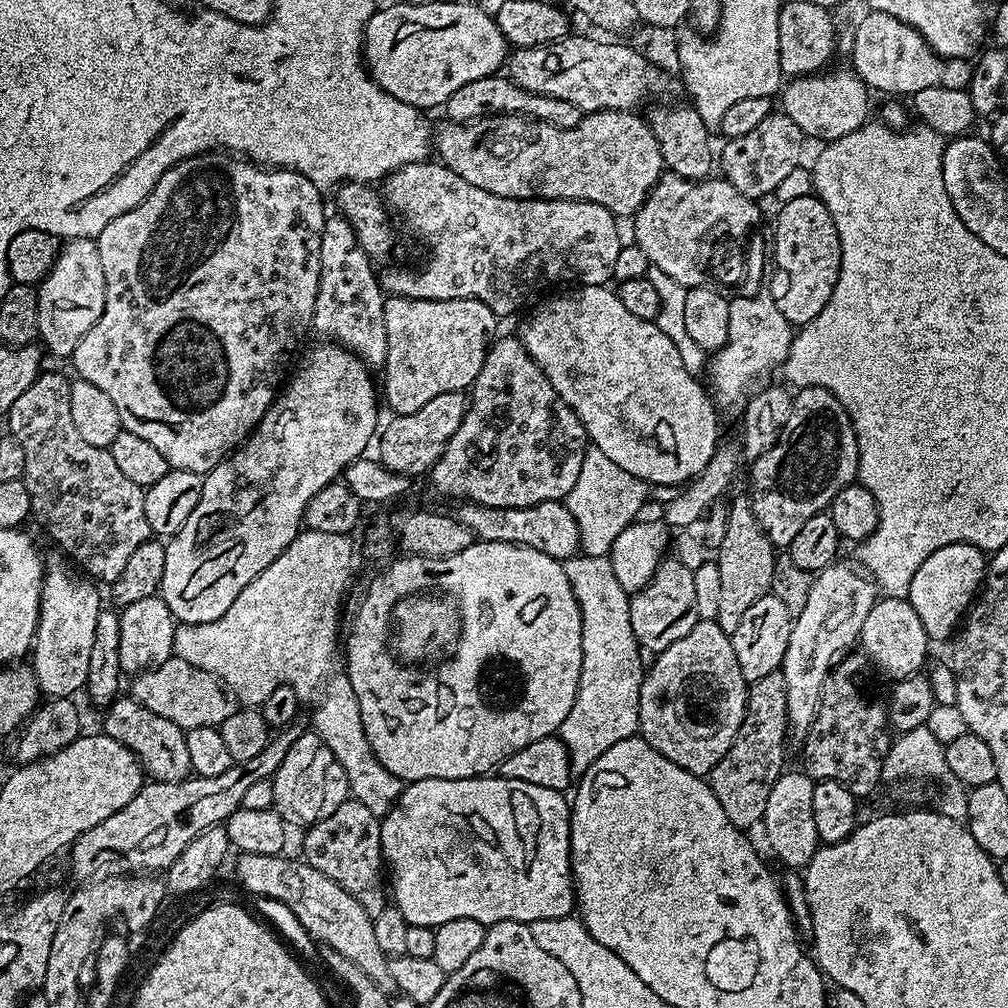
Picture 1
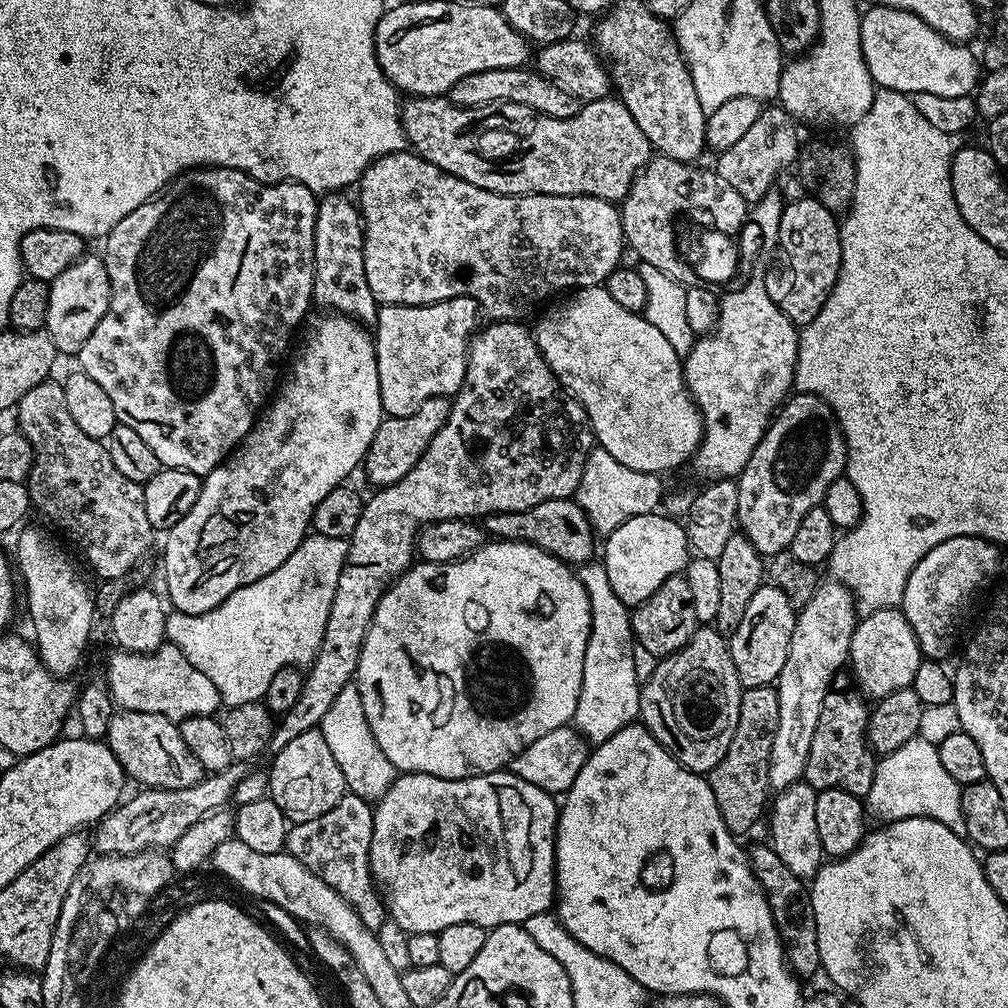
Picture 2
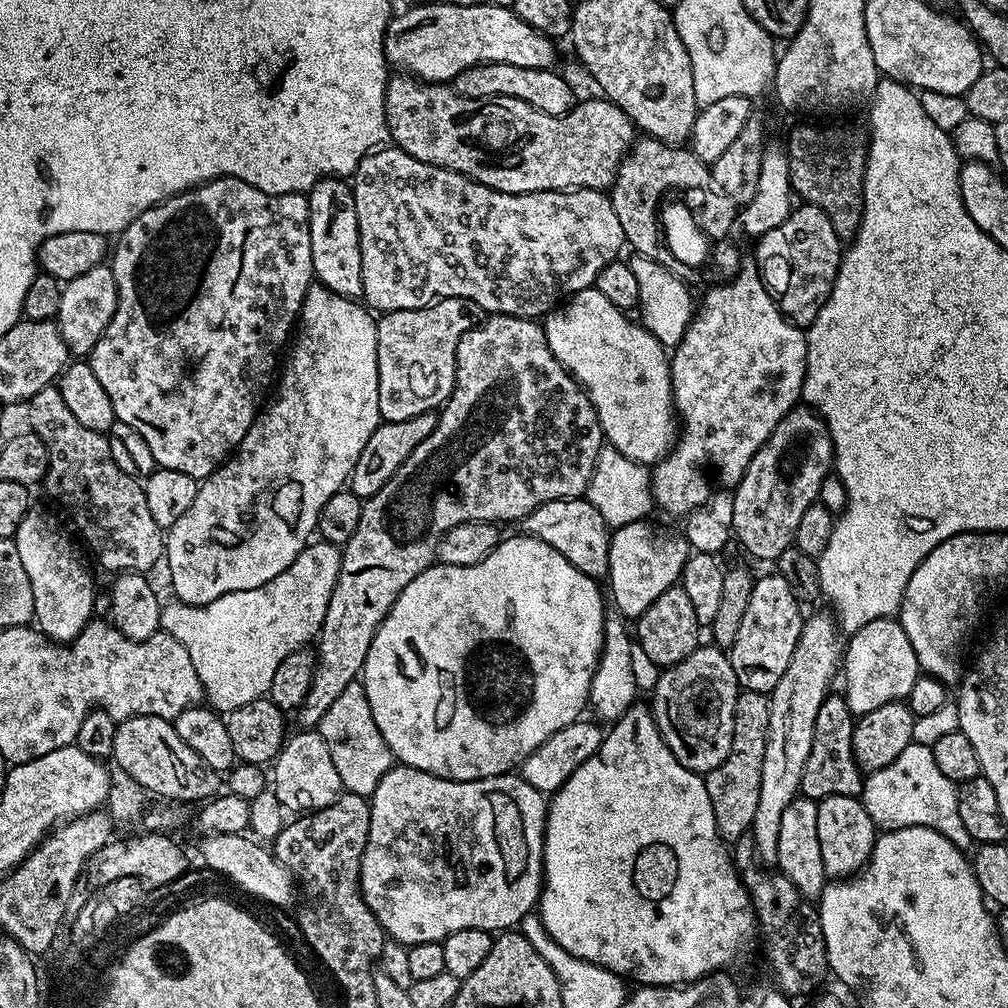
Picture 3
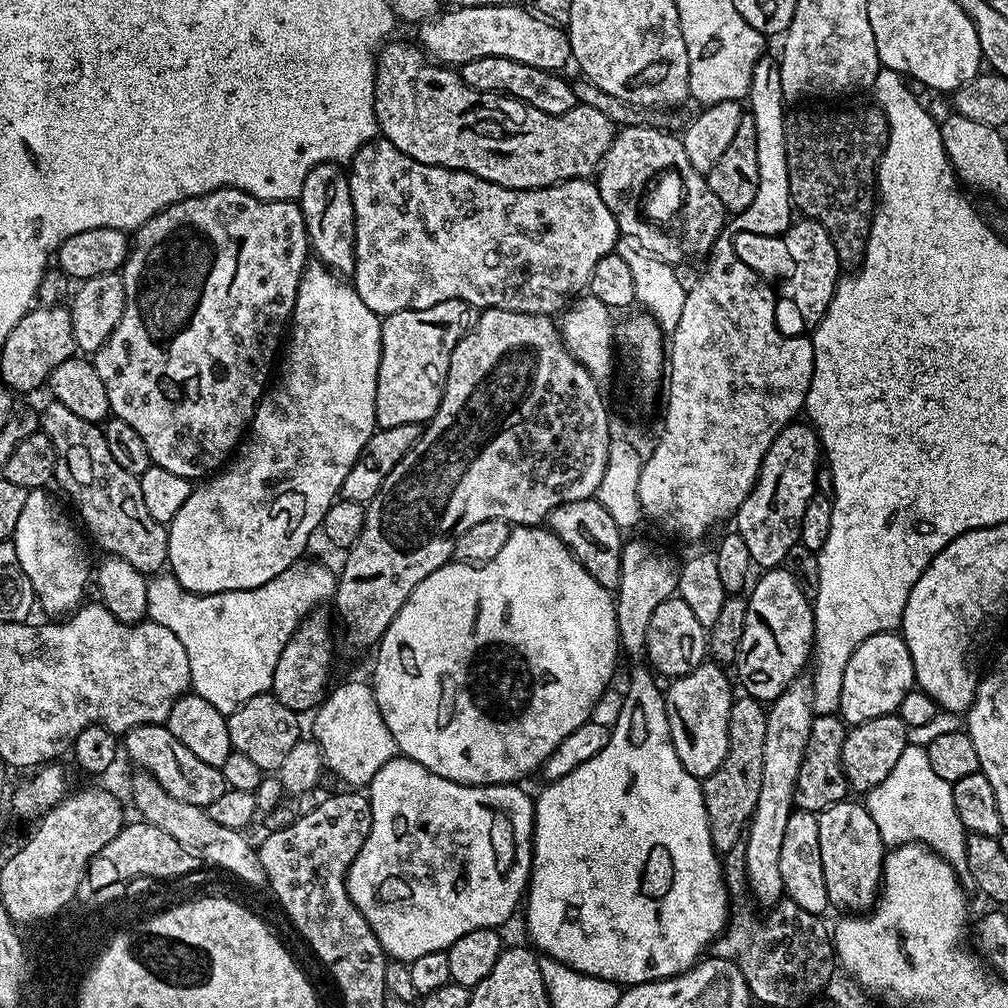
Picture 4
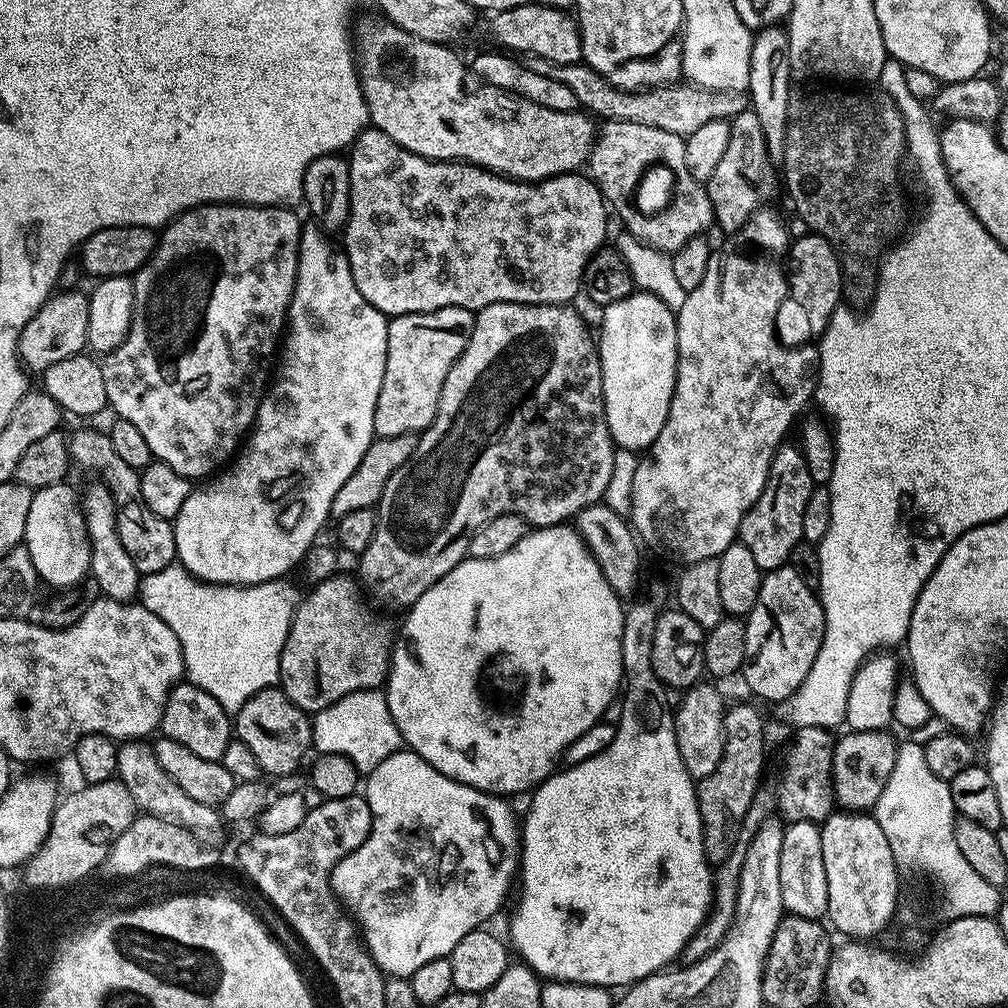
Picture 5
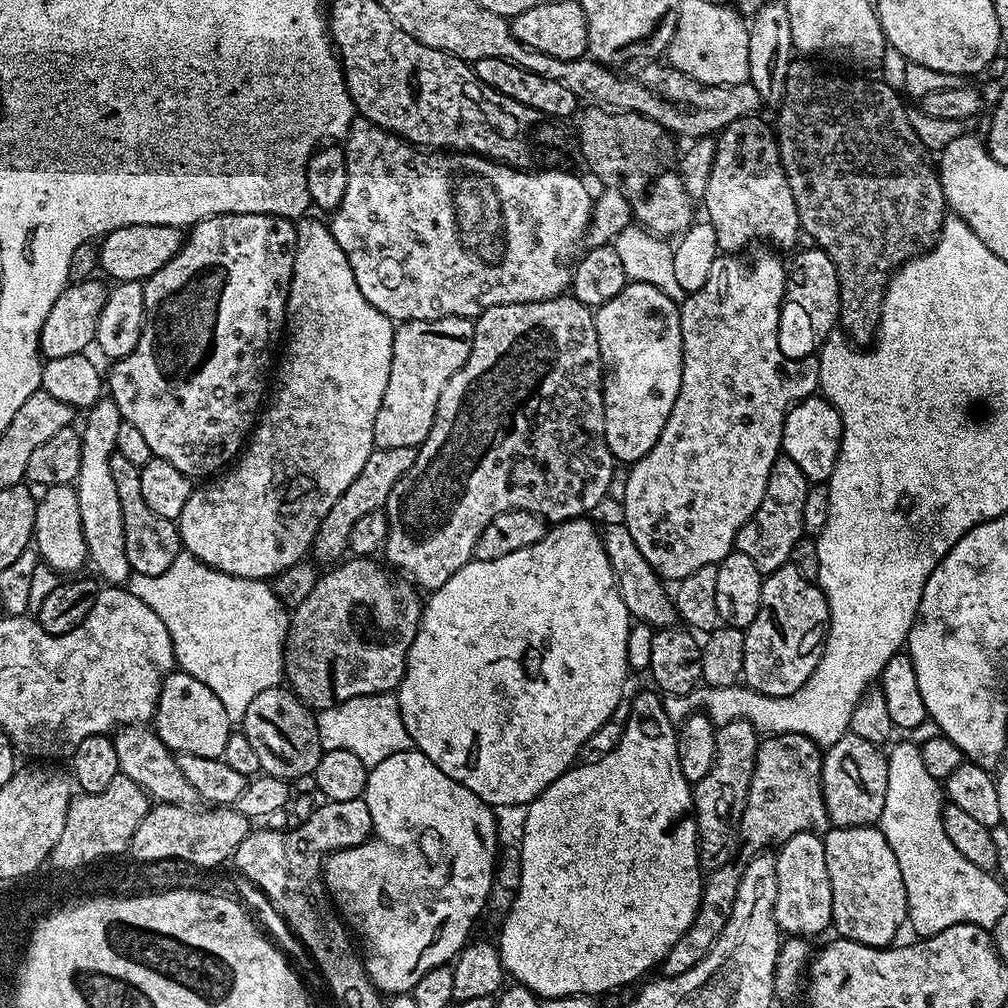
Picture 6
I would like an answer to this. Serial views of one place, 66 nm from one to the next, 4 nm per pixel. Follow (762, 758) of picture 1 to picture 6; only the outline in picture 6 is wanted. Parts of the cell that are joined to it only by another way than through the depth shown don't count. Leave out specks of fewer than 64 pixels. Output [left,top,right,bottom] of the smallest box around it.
[692,720,760,873]

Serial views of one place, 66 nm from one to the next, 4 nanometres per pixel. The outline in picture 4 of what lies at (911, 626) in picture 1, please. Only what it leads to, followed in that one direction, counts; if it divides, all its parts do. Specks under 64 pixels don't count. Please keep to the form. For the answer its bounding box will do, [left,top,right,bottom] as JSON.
[838,630,915,726]

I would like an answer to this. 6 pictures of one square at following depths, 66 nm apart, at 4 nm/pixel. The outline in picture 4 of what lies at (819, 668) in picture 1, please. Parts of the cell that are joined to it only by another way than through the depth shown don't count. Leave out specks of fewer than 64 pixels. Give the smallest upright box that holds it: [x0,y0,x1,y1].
[746,679,812,906]

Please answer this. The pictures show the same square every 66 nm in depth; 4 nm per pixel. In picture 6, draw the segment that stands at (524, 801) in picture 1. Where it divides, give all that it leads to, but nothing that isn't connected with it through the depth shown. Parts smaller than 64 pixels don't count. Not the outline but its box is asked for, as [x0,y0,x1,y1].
[324,750,497,994]

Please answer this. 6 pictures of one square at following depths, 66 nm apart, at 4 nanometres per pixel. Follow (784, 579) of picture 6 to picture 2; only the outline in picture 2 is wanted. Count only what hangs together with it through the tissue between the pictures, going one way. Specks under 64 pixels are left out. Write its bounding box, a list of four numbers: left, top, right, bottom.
[730,582,797,689]

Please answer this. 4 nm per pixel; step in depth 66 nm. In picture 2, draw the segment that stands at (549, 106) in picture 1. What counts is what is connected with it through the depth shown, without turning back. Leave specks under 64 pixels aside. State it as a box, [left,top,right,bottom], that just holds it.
[446,66,581,118]

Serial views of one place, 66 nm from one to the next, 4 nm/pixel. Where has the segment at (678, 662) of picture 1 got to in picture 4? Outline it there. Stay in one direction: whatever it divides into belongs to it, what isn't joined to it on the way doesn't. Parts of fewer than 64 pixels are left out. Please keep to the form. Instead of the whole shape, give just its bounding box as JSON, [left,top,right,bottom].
[664,662,734,778]

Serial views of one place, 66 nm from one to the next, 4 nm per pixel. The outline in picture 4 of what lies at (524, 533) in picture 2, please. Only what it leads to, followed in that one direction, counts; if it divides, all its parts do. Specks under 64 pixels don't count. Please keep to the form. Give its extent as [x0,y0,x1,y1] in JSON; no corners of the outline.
[547,498,626,590]

